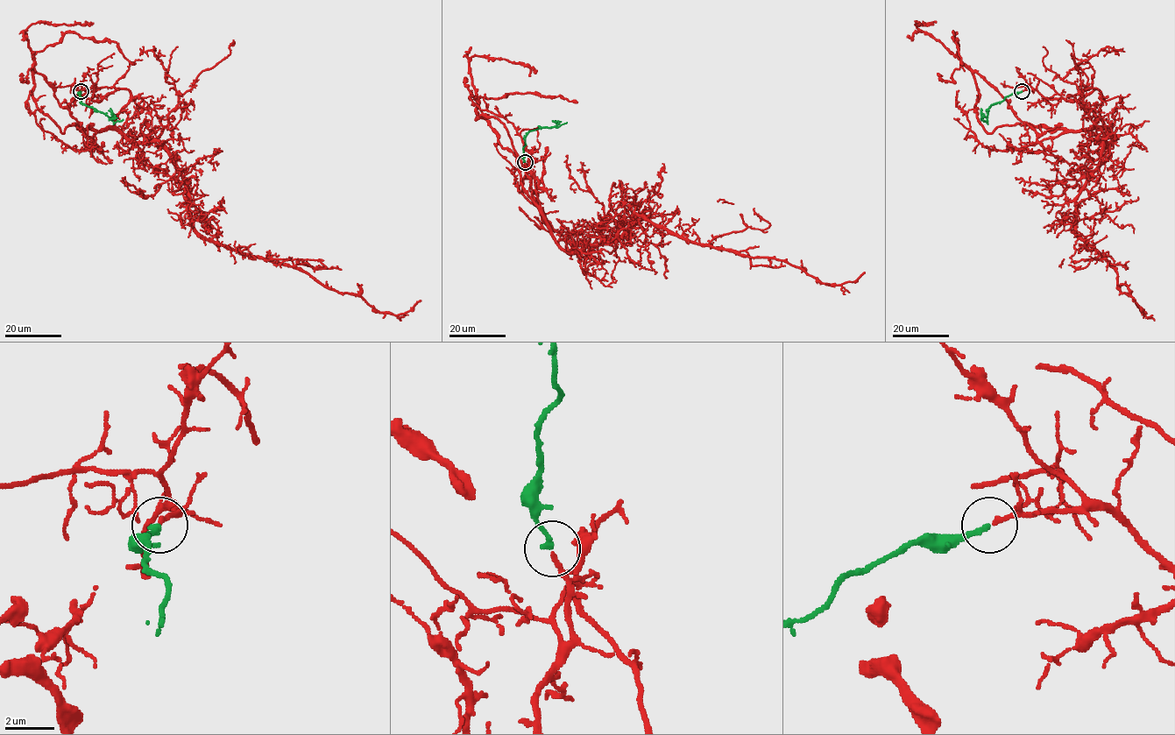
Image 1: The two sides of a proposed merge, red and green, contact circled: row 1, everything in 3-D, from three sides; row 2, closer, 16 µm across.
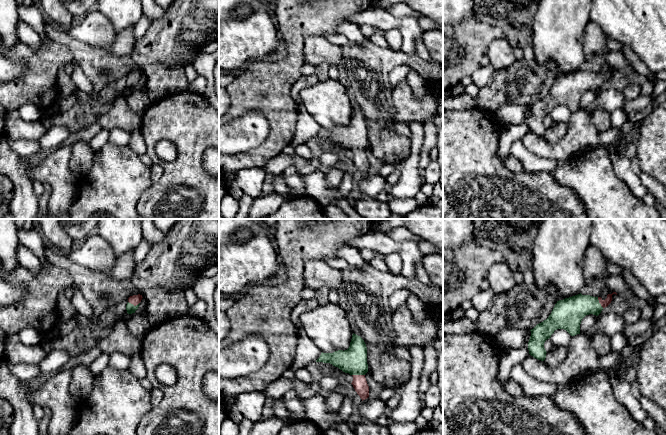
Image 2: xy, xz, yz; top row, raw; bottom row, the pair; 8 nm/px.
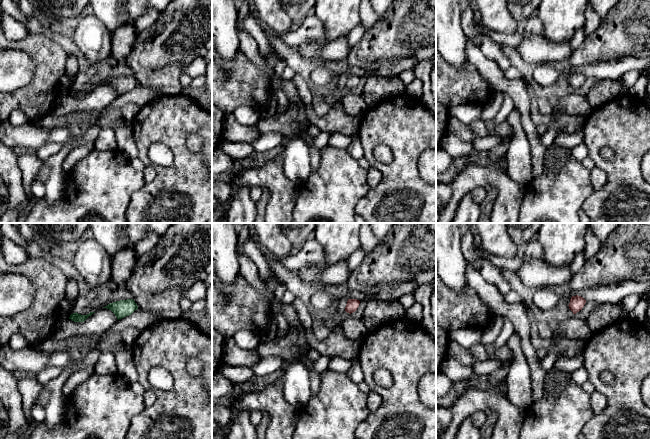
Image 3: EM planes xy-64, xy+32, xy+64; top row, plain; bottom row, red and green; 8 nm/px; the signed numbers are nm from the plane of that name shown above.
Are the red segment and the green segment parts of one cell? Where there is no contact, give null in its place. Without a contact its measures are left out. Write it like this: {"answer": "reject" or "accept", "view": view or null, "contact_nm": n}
{"answer": "accept", "view": "xz", "contact_nm": 100}

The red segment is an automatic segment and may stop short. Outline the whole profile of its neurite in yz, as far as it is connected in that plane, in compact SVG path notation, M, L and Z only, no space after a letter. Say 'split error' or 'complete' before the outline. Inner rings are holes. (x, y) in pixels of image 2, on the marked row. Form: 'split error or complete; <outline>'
split error; M613 292L603 300L601 297L580 293L557 301L549 317L530 330L529 354L538 360L544 361L547 353L544 343L555 330L564 329L571 336L580 334L582 319L589 314L598 316L611 303L613 294L617 295L616 292Z

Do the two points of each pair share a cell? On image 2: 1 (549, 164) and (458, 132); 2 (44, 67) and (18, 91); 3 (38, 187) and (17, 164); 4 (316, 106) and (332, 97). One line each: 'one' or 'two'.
1: two
2: one
3: two
4: one

